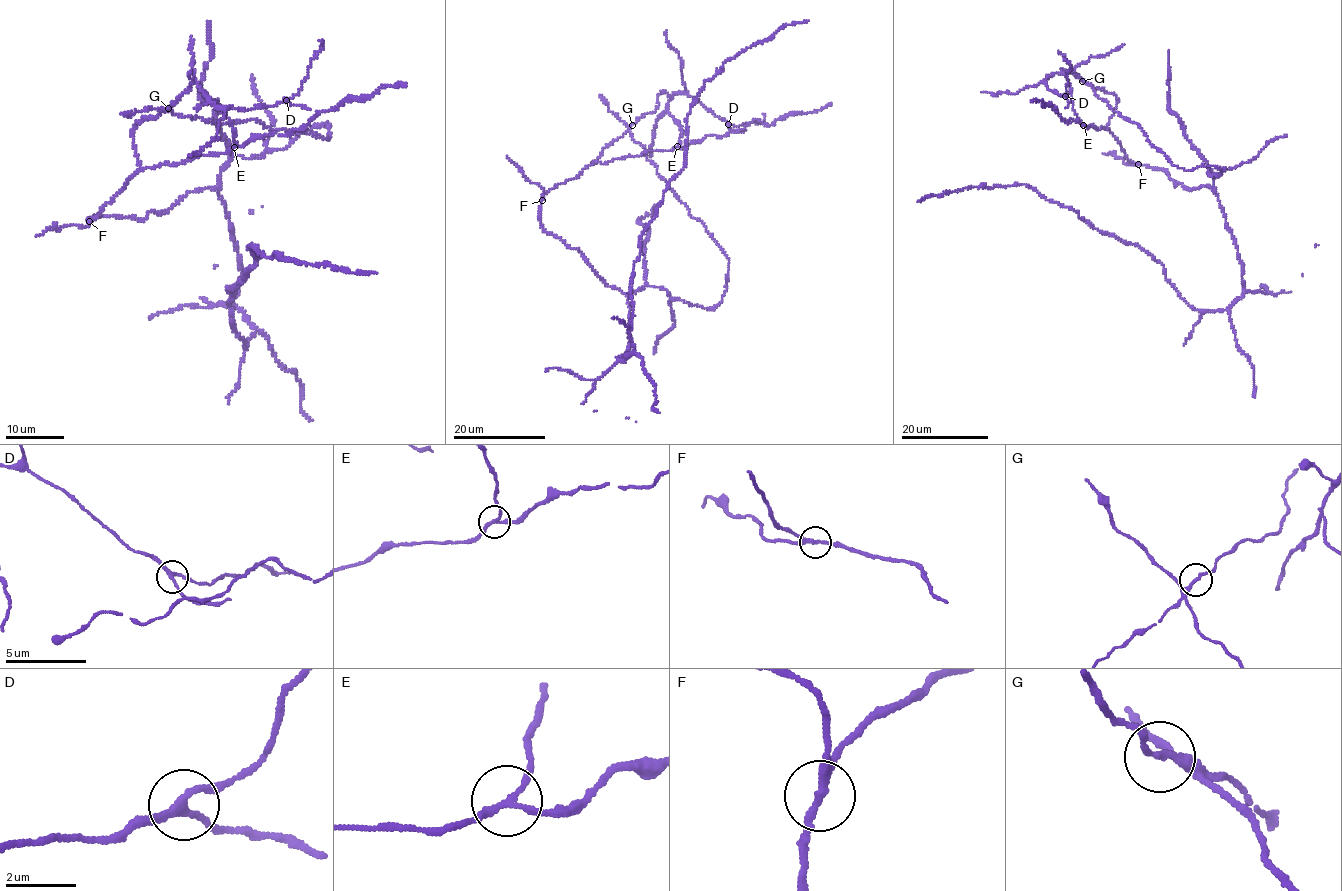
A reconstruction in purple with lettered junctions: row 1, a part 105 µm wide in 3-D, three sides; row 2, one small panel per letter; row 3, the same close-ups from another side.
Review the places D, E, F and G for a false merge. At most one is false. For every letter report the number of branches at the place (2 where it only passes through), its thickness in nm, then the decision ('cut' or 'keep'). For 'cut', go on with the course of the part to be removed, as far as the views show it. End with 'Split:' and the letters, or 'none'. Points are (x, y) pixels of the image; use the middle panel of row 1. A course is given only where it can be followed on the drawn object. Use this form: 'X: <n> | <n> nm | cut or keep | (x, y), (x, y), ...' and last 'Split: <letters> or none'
D: 3 | 200 nm | keep
E: 3 | 170 nm | cut | (677, 146), (681, 126), (667, 104)
F: 3 | 200 nm | keep
G: 3 | 170 nm | keep
Split: E

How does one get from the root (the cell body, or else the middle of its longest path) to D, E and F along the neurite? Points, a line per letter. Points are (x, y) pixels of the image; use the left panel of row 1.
D: (228, 217), (206, 187), (160, 214), (88, 222), (139, 169), (235, 145), (205, 96), (286, 100)
E: (228, 217), (219, 190), (206, 187), (160, 214), (88, 222), (139, 169), (234, 147)
F: (228, 217), (219, 190), (206, 187), (183, 196), (160, 214), (152, 212), (141, 219), (101, 216), (89, 221)

